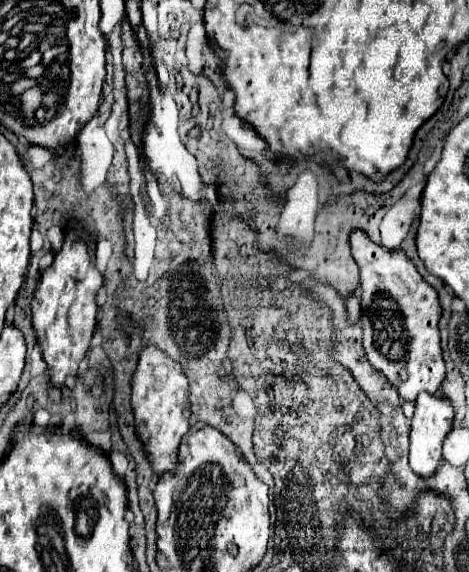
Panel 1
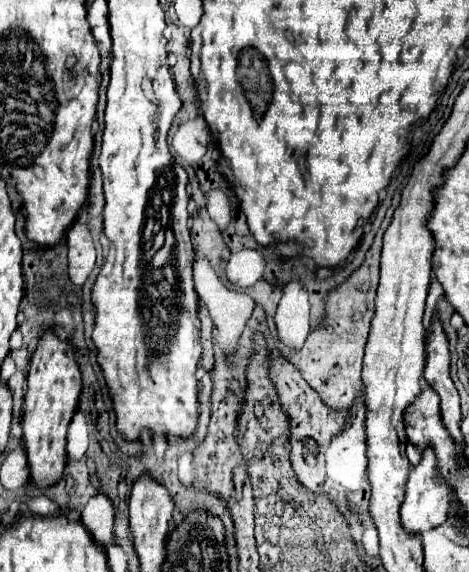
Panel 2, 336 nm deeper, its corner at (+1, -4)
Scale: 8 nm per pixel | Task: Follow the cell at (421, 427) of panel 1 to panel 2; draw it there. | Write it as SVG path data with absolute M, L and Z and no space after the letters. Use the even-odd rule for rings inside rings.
M426 448L426 452L422 452L420 462L412 466L408 474L406 496L400 508L402 526L406 532L412 534L420 534L428 528L436 528L446 522L448 508L450 508L450 488L446 488L446 480L442 480L442 472L438 472L438 460L434 456L434 450Z

